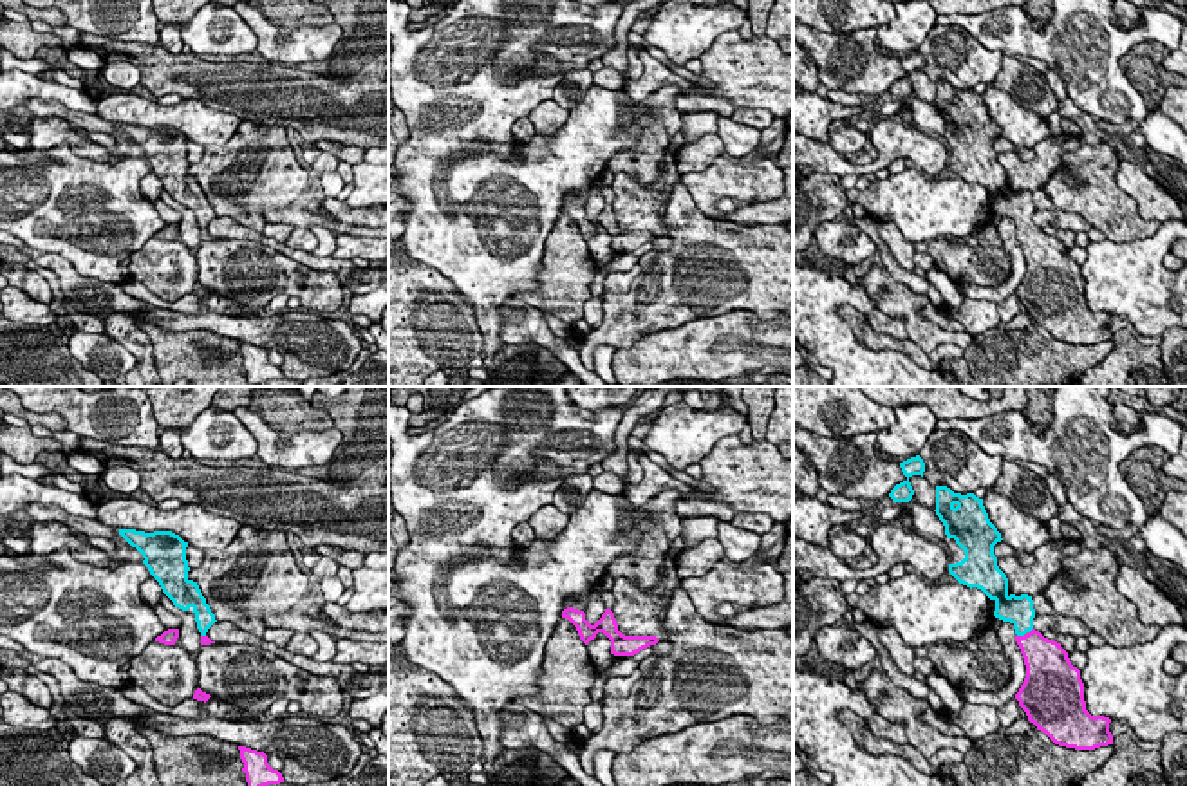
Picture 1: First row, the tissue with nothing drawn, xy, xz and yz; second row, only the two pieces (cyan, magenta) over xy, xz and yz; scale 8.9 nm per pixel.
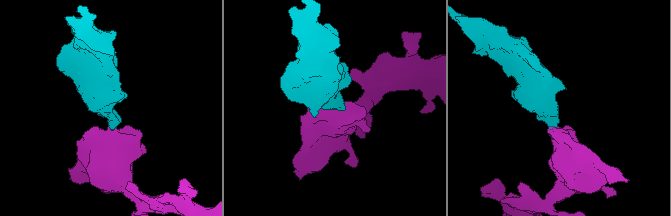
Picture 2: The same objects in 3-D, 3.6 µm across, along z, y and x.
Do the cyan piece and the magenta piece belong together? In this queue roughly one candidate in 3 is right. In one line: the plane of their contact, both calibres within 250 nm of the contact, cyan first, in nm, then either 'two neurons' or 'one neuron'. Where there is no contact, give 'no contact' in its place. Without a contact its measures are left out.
contact in yz; calibres 260 and 320 nm; one neuron

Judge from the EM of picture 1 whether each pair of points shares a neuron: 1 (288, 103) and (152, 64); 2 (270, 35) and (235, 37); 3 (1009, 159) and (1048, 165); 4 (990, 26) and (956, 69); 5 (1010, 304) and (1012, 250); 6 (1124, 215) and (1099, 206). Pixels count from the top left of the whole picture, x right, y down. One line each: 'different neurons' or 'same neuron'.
1: same neuron
2: different neurons
3: same neuron
4: different neurons
5: different neurons
6: same neuron

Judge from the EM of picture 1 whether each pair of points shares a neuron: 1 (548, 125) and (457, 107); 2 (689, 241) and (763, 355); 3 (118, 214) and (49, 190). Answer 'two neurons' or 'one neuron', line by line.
1: two neurons
2: two neurons
3: one neuron

